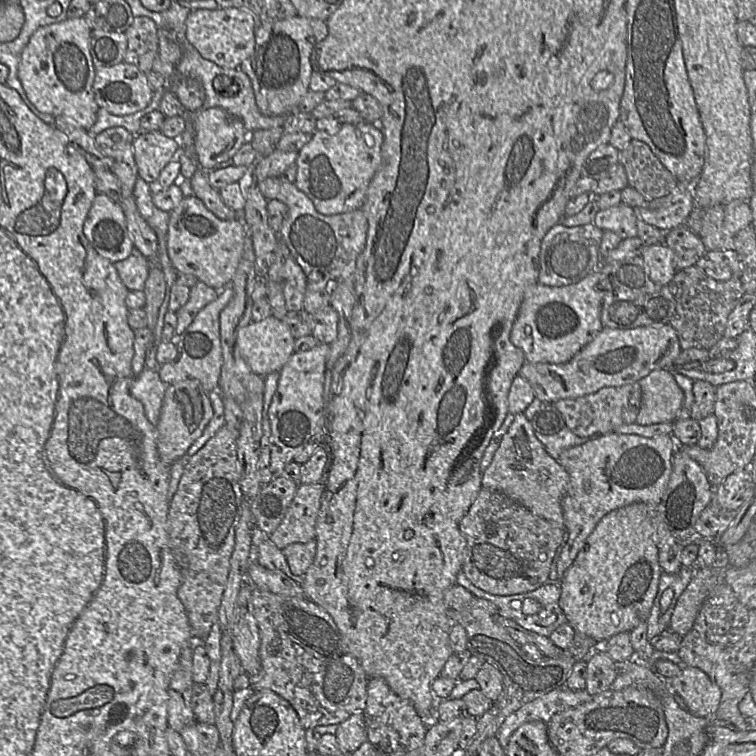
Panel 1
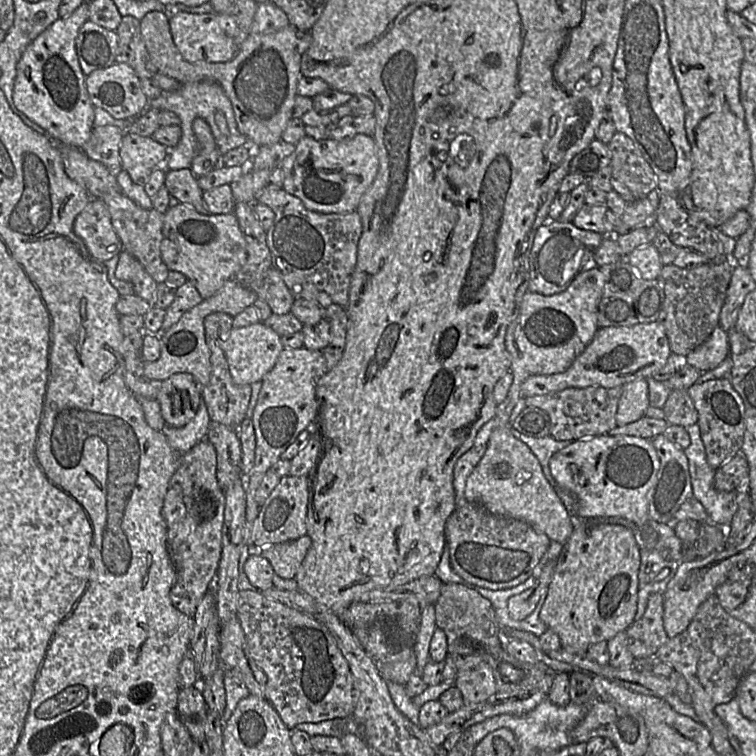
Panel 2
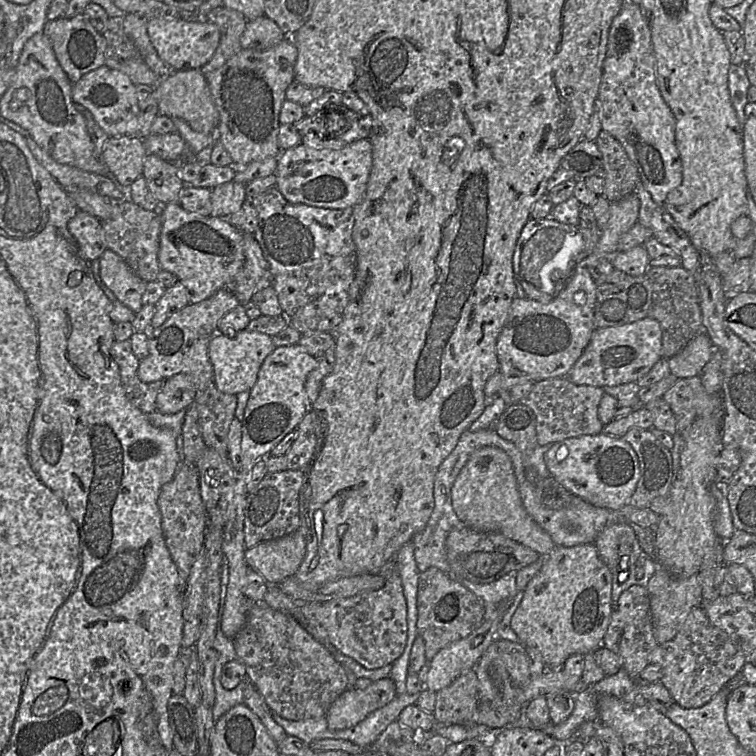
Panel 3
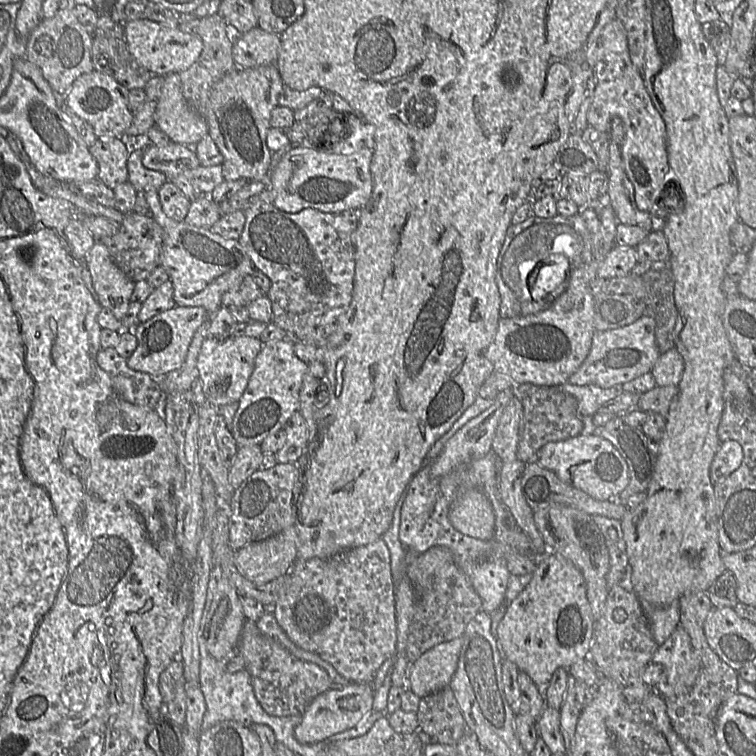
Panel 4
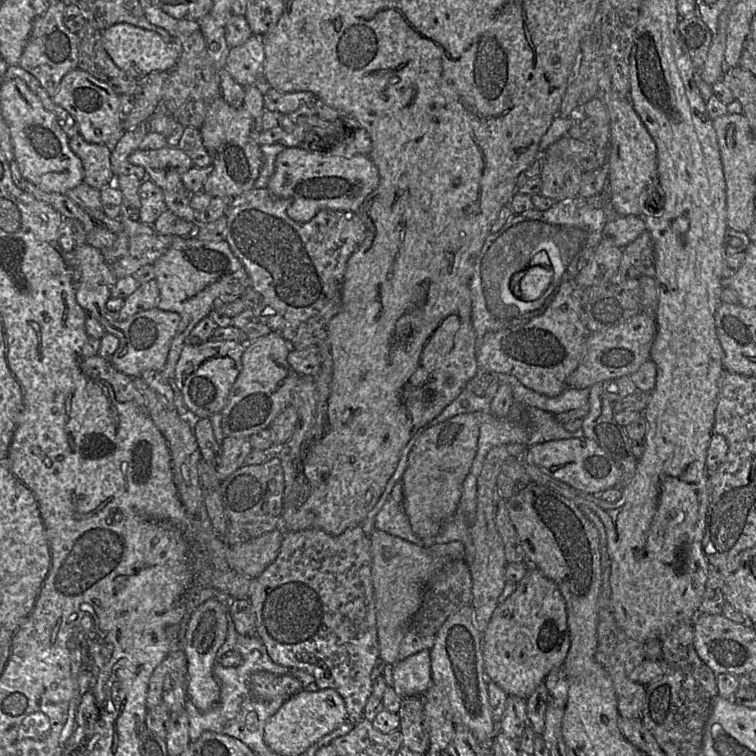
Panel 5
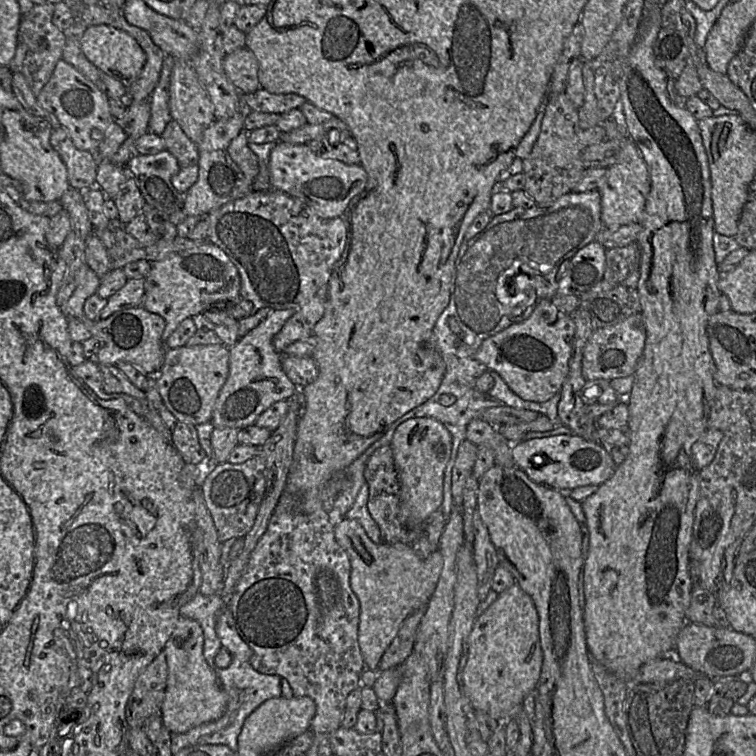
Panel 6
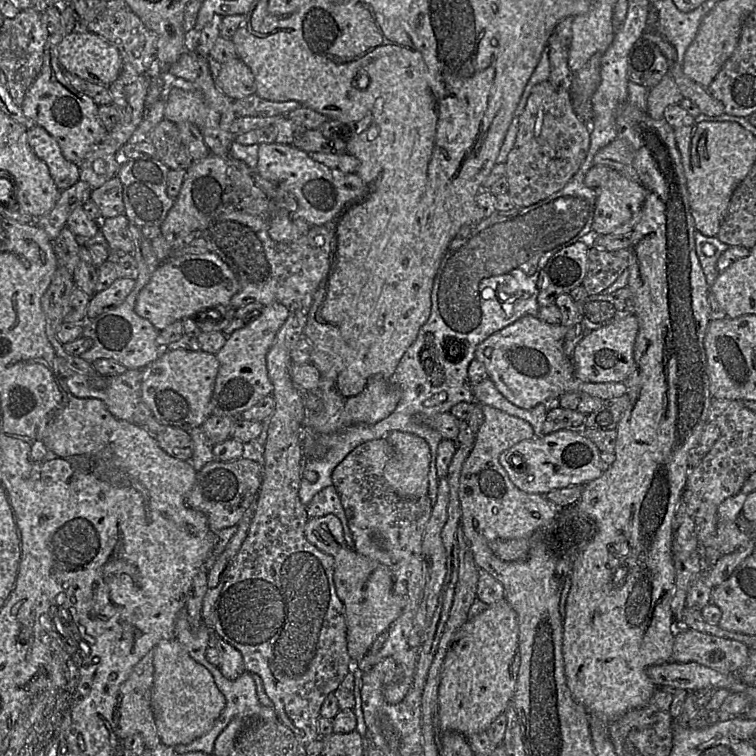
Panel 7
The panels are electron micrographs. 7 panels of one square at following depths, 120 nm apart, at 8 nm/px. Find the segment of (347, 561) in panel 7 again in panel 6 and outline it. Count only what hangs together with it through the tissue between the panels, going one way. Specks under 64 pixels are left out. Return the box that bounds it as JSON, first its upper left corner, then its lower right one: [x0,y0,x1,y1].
[334,519,443,670]

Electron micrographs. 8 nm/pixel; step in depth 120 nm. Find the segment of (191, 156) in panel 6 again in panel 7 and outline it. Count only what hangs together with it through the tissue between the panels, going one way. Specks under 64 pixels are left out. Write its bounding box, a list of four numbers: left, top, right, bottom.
[148,119,194,170]

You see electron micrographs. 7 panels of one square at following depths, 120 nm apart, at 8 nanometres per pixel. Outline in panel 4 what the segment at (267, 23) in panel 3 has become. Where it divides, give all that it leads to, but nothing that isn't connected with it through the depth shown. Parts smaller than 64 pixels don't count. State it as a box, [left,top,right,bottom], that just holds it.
[234,26,280,69]

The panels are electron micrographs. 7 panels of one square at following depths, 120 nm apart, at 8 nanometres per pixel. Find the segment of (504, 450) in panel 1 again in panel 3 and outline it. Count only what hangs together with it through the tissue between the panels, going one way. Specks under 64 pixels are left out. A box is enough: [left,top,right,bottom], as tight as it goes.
[451,446,556,557]

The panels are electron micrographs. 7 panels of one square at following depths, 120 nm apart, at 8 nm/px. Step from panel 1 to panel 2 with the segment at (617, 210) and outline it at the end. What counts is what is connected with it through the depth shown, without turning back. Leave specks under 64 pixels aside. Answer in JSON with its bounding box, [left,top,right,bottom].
[572,205,627,236]

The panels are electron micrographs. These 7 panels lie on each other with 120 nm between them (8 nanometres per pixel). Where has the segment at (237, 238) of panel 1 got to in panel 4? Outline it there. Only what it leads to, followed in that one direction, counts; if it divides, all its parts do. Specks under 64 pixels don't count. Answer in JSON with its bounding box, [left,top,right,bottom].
[145,191,254,316]

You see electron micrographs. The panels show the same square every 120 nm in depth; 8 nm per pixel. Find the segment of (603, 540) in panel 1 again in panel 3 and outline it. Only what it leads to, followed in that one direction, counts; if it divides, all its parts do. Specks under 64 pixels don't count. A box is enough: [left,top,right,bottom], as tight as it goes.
[510,543,614,671]

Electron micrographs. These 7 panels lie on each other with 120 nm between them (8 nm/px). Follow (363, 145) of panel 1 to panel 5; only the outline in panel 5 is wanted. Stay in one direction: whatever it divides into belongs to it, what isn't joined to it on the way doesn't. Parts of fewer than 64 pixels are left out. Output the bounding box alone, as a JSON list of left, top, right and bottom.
[267,147,378,222]

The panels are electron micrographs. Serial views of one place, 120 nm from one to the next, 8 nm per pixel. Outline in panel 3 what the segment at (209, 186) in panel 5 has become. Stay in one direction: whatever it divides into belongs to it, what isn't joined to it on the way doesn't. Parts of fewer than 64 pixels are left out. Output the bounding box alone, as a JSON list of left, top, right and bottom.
[206,36,298,168]

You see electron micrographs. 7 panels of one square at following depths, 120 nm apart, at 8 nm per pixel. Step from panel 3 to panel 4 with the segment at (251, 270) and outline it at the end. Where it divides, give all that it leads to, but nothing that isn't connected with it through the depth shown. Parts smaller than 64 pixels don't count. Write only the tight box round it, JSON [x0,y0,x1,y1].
[221,268,270,308]

